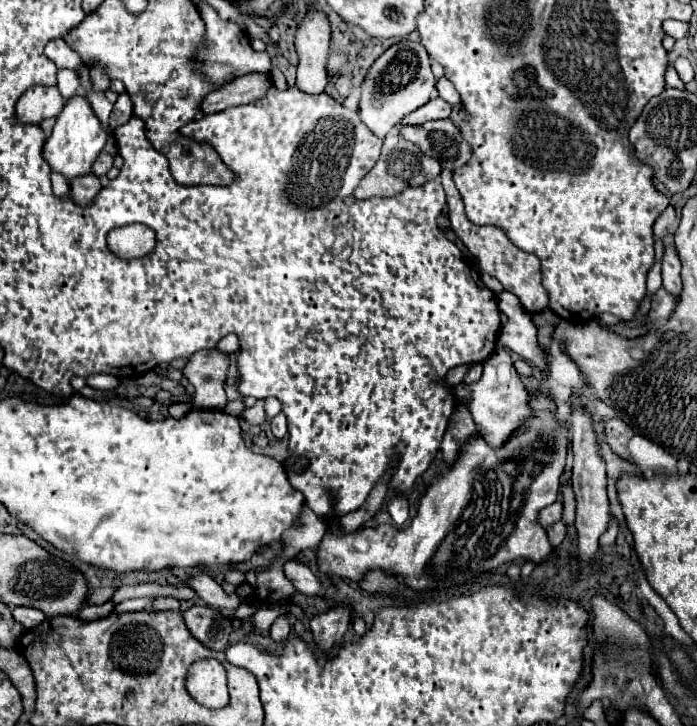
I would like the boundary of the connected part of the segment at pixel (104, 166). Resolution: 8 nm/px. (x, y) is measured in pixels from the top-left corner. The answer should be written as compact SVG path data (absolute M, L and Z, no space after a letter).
M101 151L101 155L97 157L97 161L95 161L95 165L93 165L93 173L95 173L97 177L103 177L103 175L109 173L111 167L113 167L113 157L111 157L109 153Z

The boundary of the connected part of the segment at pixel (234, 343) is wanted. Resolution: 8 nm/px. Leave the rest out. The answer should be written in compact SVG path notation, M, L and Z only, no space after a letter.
M227 335L227 337L223 337L219 343L217 343L217 349L219 351L223 351L223 353L235 353L237 349L239 349L239 339L237 339L237 335Z

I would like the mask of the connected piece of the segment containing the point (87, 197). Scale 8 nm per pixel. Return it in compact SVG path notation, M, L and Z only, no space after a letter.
M93 173L73 179L69 183L71 183L71 197L79 207L89 207L89 203L93 203L95 195L99 195L101 191L101 183Z

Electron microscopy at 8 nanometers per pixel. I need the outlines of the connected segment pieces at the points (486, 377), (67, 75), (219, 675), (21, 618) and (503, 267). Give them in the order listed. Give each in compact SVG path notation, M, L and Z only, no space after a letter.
M497 347L485 359L483 377L477 383L471 383L471 385L465 385L465 387L457 385L455 391L471 391L469 393L469 411L473 415L473 421L477 425L479 435L493 449L503 447L503 443L507 443L507 437L513 435L519 427L523 427L535 415L535 411L529 405L531 403L531 393L525 389L519 373L515 371L513 359L501 347Z
M59 69L57 71L57 87L65 99L71 99L73 91L79 89L79 75L69 69Z
M217 659L195 661L187 673L187 691L197 703L209 709L225 707L229 693L223 665Z
M15 607L13 609L13 619L27 629L35 629L45 619L45 615L37 609L31 609L31 607Z
M442 169L440 177L443 189L447 193L447 211L449 211L449 221L451 221L451 229L455 231L455 235L465 243L465 247L469 249L469 253L475 257L477 267L485 273L489 273L491 277L499 279L501 285L511 291L513 295L519 297L521 305L529 311L529 313L539 313L543 309L547 309L547 291L541 285L541 267L539 267L539 259L537 255L531 255L527 251L519 251L519 247L515 247L507 235L495 227L495 225L487 225L487 227L479 227L473 225L463 211L463 201L461 195L457 193L457 187L453 183L453 172L448 169Z

